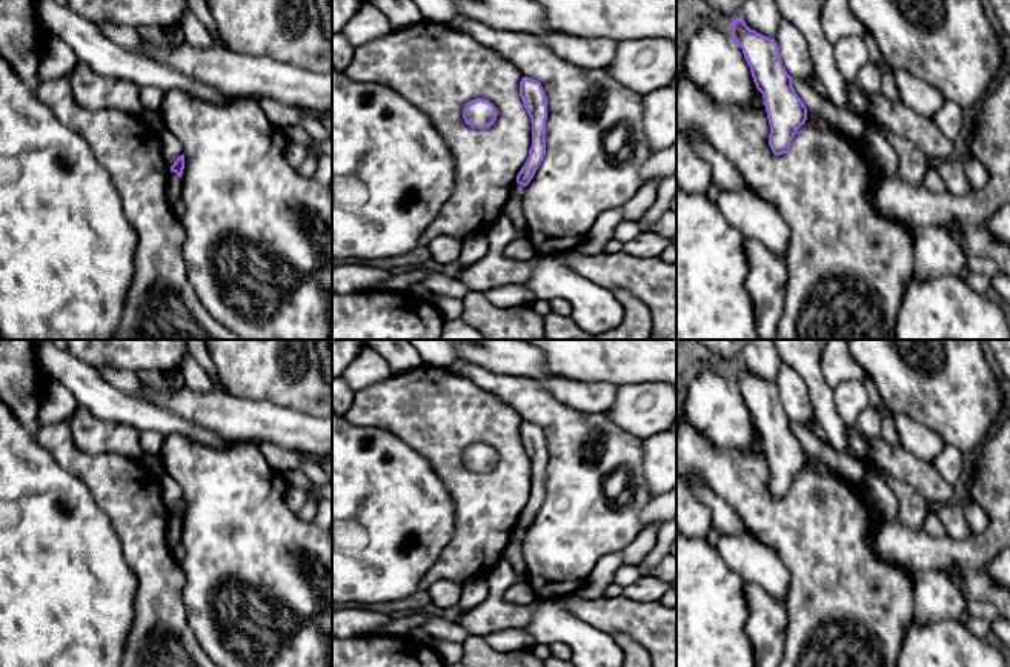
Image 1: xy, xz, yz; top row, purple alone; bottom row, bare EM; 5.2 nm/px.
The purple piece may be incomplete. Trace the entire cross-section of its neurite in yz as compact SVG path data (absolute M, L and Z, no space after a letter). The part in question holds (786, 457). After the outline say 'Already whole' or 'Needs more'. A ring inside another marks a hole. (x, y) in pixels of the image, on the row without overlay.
M744 364L732 366L732 380L743 393L756 433L762 438L770 469L769 490L775 499L790 495L796 475L807 464L807 452L792 430L775 383L750 373Z. Already whole

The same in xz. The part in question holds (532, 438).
M530 421L521 423L520 441L532 466L529 501L517 519L517 527L526 532L546 499L547 443L541 427Z. Already whole

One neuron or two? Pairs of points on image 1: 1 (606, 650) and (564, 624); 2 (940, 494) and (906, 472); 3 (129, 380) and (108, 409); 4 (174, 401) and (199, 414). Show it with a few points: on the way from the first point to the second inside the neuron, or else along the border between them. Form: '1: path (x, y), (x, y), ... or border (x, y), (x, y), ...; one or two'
1: path (595, 650), (575, 633); one
2: path (932, 486), (920, 474), (913, 472); one
3: border (97, 371), (112, 386), (136, 398); two
4: path (180, 401), (192, 408); one

